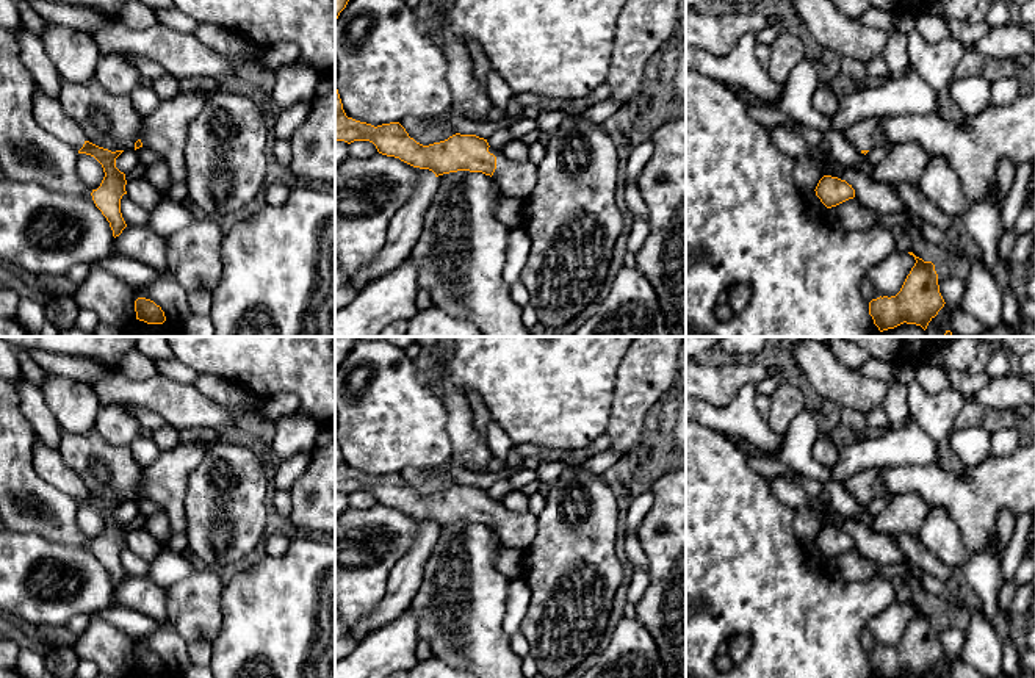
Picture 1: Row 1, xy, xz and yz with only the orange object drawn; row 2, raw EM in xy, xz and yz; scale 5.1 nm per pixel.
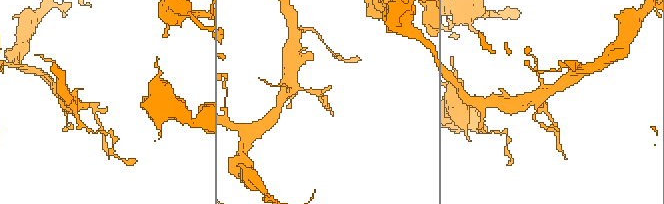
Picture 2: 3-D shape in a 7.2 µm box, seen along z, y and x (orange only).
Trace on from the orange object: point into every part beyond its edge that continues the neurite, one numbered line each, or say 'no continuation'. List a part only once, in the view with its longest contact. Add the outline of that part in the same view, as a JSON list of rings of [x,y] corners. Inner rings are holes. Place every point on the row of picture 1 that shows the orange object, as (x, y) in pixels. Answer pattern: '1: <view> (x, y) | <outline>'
1: xz (517, 180) | [[[489,147],[489,152],[496,157],[496,169],[492,177],[501,194],[525,202],[537,183],[537,164],[515,163],[506,158],[503,150],[492,147]]]

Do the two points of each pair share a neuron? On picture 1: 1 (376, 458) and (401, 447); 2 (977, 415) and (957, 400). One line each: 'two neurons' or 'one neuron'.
1: one neuron
2: two neurons

